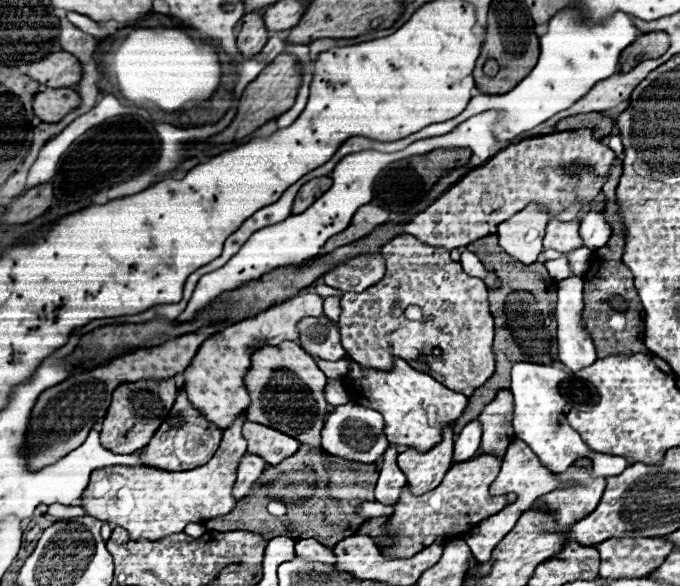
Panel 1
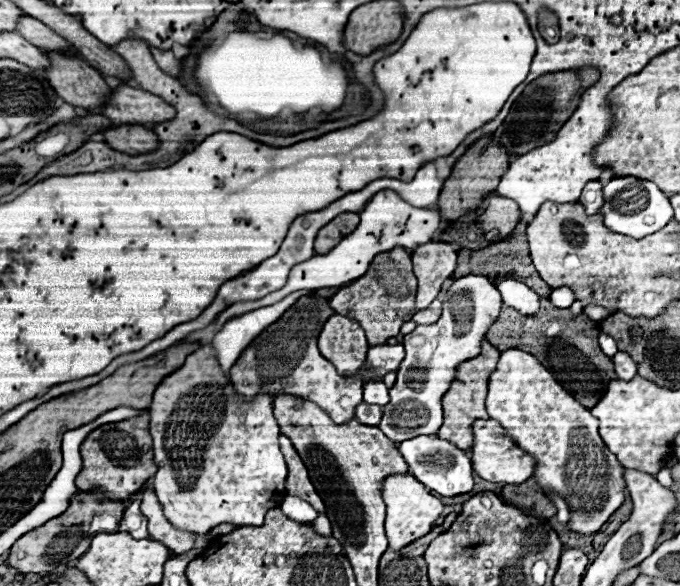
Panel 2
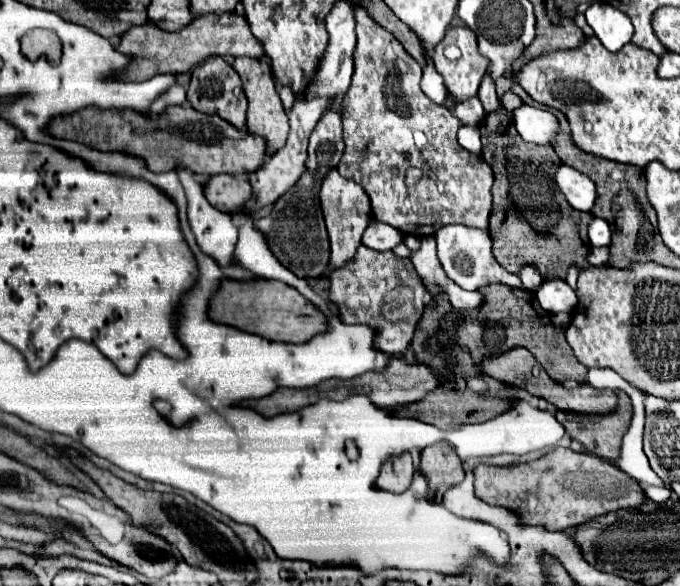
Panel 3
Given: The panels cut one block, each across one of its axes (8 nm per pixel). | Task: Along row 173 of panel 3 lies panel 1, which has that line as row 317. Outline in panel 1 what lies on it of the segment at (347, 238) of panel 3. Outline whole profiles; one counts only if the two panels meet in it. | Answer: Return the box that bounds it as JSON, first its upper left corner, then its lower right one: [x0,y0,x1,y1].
[324,296,340,322]

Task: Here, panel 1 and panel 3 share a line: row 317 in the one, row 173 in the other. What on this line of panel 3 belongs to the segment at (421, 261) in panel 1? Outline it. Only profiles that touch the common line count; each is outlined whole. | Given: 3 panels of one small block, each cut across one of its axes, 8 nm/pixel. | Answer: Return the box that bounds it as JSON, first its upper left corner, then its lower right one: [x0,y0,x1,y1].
[338,4,492,236]

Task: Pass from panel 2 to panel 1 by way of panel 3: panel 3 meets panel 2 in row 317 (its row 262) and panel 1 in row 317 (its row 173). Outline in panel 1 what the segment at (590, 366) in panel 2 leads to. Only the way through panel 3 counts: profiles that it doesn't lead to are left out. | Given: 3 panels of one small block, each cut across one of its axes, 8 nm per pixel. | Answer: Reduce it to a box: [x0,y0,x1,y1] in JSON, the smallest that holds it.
[454,234,560,434]

